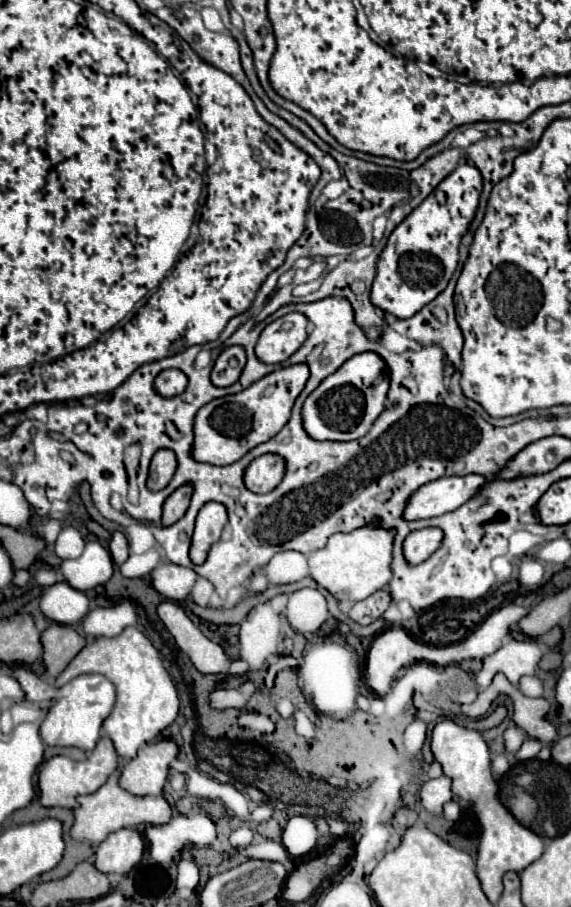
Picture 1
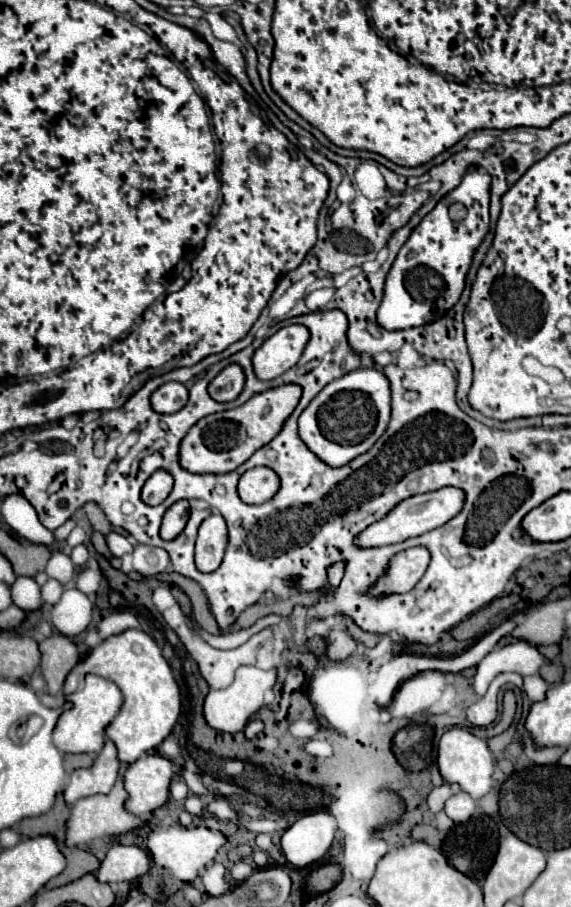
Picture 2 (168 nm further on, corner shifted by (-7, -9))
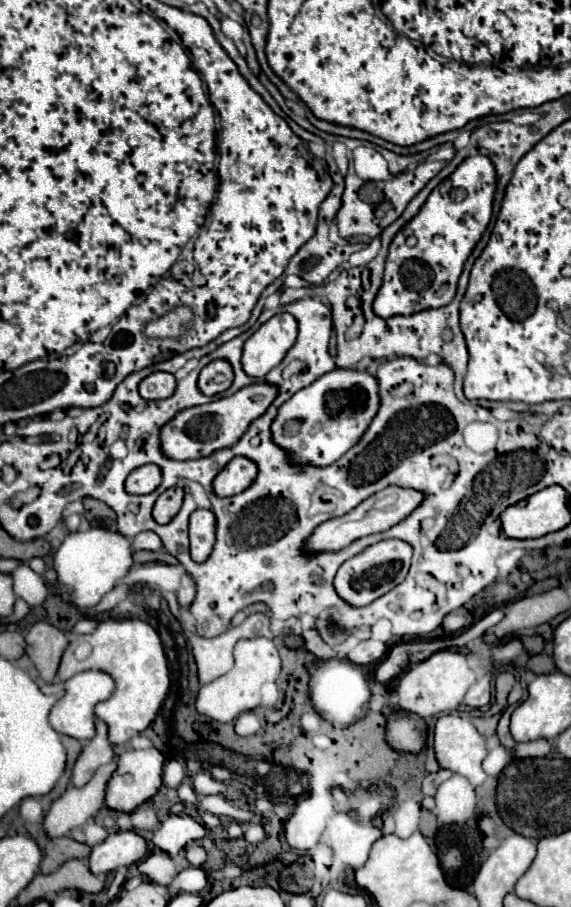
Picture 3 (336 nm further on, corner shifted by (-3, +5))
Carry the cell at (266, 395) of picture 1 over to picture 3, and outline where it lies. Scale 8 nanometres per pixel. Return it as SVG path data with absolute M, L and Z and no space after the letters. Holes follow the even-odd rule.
M256 382L256 384L244 386L242 390L238 390L236 394L228 398L220 398L210 404L192 406L178 412L160 430L160 436L162 436L160 444L162 444L164 456L172 460L196 460L196 458L210 456L216 450L234 446L242 438L242 434L250 428L250 424L268 410L276 394L278 394L276 386L266 384L266 382Z

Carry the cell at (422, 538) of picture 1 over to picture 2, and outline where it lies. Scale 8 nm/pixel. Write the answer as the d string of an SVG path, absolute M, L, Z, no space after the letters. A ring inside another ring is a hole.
M408 548L404 552L398 552L388 562L388 568L384 574L370 586L368 594L374 598L382 598L388 594L404 594L412 590L420 576L428 568L428 550L426 548Z

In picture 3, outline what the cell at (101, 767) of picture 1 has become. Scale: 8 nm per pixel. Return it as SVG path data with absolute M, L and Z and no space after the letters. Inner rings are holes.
M96 718L96 736L86 744L86 748L80 752L74 768L72 768L72 784L84 786L92 774L102 766L112 762L114 750L108 742L108 726Z

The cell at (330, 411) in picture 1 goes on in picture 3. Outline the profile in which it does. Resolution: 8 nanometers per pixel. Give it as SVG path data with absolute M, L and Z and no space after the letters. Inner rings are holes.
M334 368L310 386L298 390L278 410L272 424L274 442L288 450L294 462L328 466L344 456L366 432L380 408L378 380L366 370Z

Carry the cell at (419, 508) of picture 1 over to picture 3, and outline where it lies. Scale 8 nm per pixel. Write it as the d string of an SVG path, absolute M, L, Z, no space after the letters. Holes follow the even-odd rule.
M388 486L388 488L372 494L368 500L364 500L360 506L356 506L348 514L322 522L314 530L314 534L306 540L306 548L314 550L314 552L342 550L362 536L370 536L370 534L390 530L392 526L396 526L396 522L402 522L408 514L412 514L412 510L416 510L416 506L420 506L422 500L424 500L424 494L420 494L420 490L408 490L408 488L402 488L402 486Z

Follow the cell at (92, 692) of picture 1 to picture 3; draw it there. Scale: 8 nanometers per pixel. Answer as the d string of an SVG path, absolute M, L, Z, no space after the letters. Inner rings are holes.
M84 670L70 680L64 682L64 696L54 704L50 712L50 724L58 734L72 736L76 740L90 740L94 730L94 706L100 700L106 700L114 692L114 682L110 674L104 674L102 670Z

